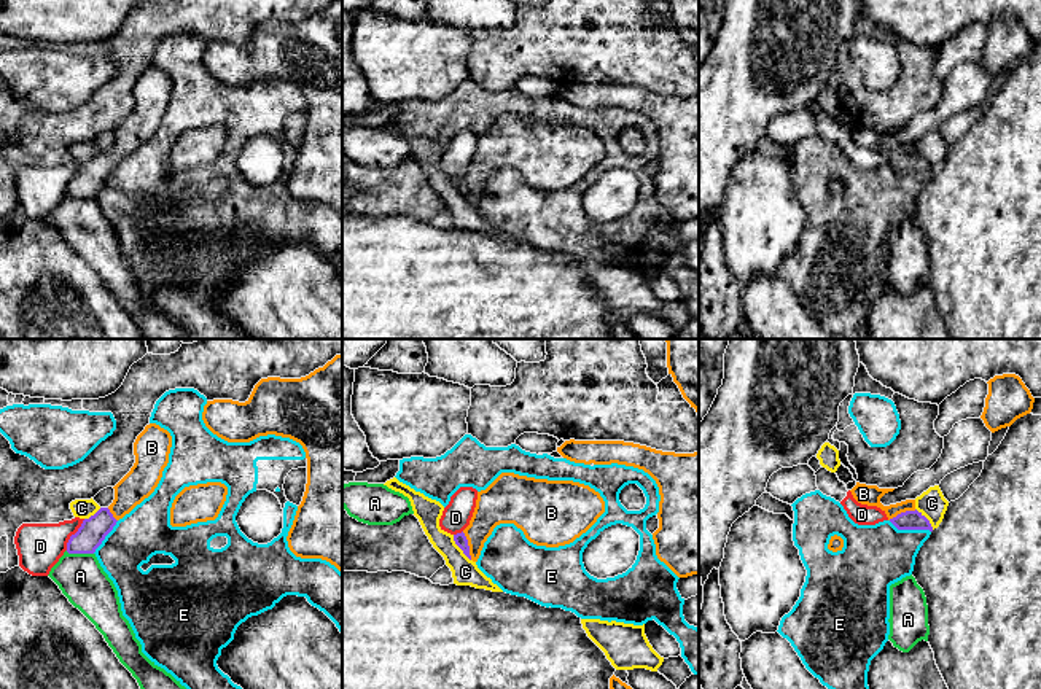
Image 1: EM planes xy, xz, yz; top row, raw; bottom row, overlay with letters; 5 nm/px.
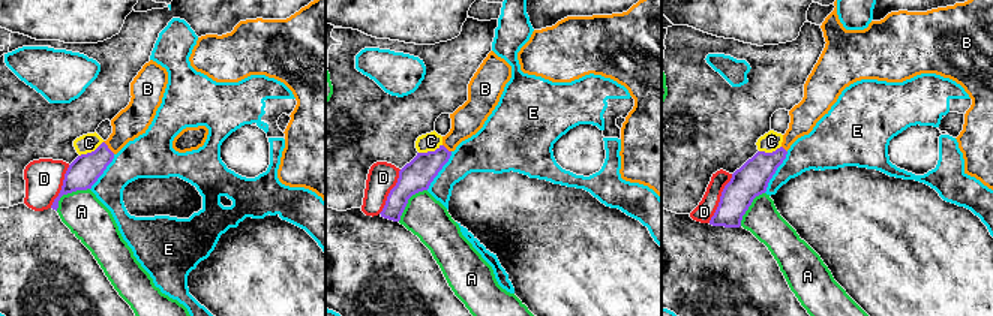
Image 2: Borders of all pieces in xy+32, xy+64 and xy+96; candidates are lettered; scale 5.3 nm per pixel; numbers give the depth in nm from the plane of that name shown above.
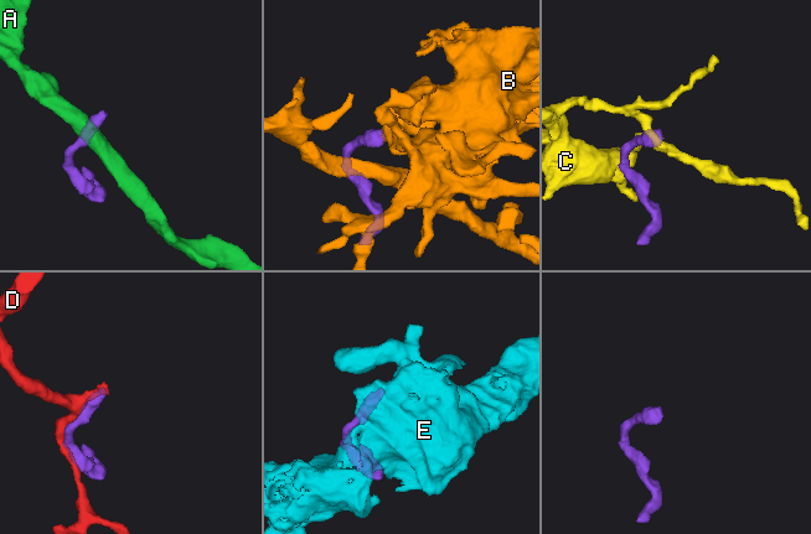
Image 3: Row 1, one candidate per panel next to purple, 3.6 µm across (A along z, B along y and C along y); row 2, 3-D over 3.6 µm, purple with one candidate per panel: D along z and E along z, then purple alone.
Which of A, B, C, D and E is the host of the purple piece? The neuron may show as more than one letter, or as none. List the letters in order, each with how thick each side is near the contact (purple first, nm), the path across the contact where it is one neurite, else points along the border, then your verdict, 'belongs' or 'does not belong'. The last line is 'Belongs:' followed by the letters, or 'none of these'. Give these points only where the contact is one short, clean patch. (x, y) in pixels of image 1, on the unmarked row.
A: calibres 140 and 240 nm; border xy (66, 194), (93, 198); does not belong
B: calibres 70 and 200 nm; way xz (460, 183), (468, 190), (495, 148); belongs
C: calibres 70 and 140 nm; border xz (452, 179), (452, 183), (470, 204); does not belong
D: calibres 140 and 240 nm; does not belong
E: calibres 100 and 320 nm; border yz (888, 164), (898, 172), (927, 172), (930, 175); does not belong
Belongs: B

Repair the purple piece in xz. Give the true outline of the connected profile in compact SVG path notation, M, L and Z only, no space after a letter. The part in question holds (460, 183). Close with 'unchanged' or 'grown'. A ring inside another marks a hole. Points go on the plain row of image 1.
M501 116L485 134L478 135L470 169L462 177L454 178L454 185L470 204L478 205L493 172L500 167L514 167L530 186L559 191L586 177L603 156L603 142L589 129Z; grown

